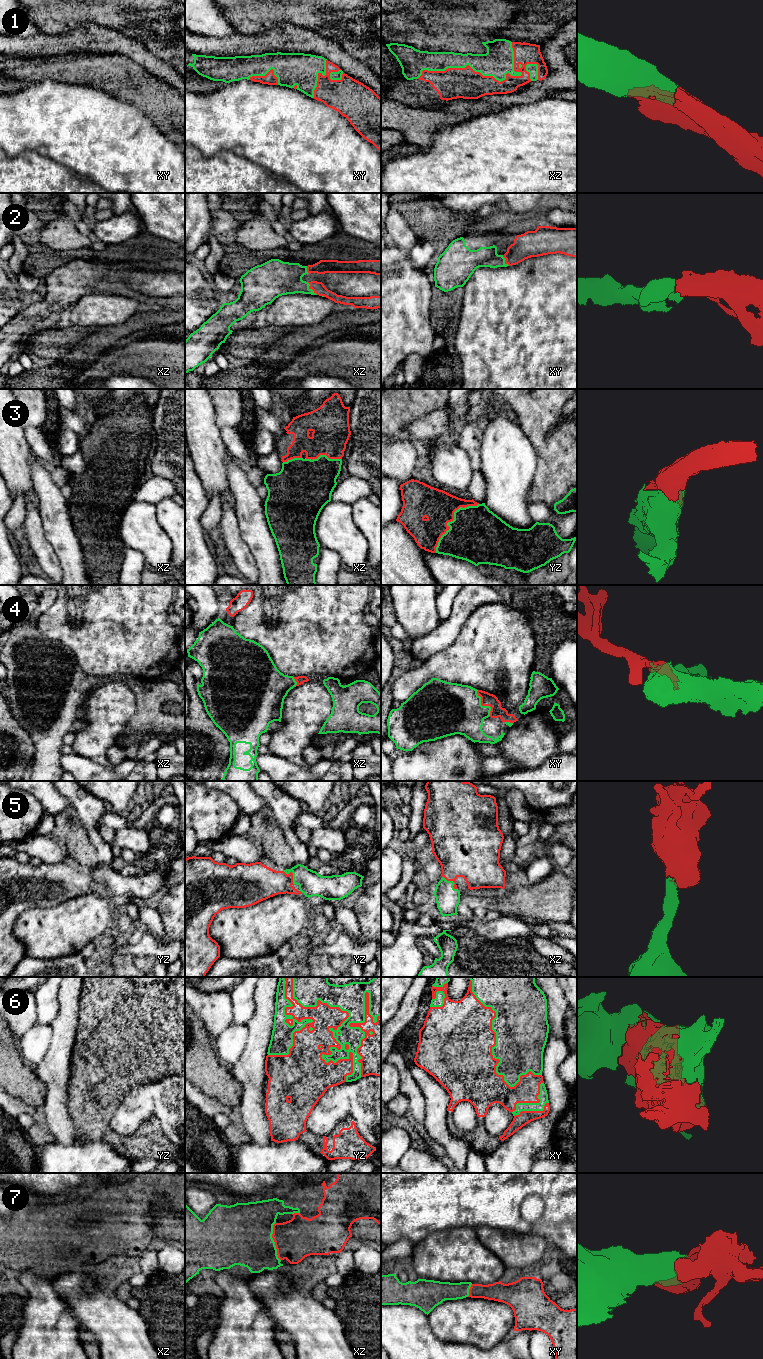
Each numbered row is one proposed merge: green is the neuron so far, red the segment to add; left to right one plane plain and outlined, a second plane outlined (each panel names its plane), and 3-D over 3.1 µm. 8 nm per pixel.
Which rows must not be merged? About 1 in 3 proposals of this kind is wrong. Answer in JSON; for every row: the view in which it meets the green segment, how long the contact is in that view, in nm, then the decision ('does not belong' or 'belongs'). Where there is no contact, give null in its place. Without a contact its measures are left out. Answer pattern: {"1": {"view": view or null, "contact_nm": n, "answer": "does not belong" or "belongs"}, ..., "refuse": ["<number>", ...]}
{"1": {"view": "xz", "contact_nm": 850, "answer": "belongs"}, "2": {"view": "xz", "contact_nm": 130, "answer": "belongs"}, "3": {"view": "yz", "contact_nm": 550, "answer": "belongs"}, "4": {"view": "xy", "contact_nm": 240, "answer": "belongs"}, "5": {"view": "xz", "contact_nm": 170, "answer": "belongs"}, "6": {"view": "yz", "contact_nm": 950, "answer": "belongs"}, "7": {"view": "xz", "contact_nm": 320, "answer": "belongs"}, "refuse": []}

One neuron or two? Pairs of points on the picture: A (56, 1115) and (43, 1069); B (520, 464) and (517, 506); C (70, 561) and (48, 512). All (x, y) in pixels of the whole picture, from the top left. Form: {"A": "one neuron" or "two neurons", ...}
{"A": "one neuron", "B": "one neuron", "C": "one neuron"}

